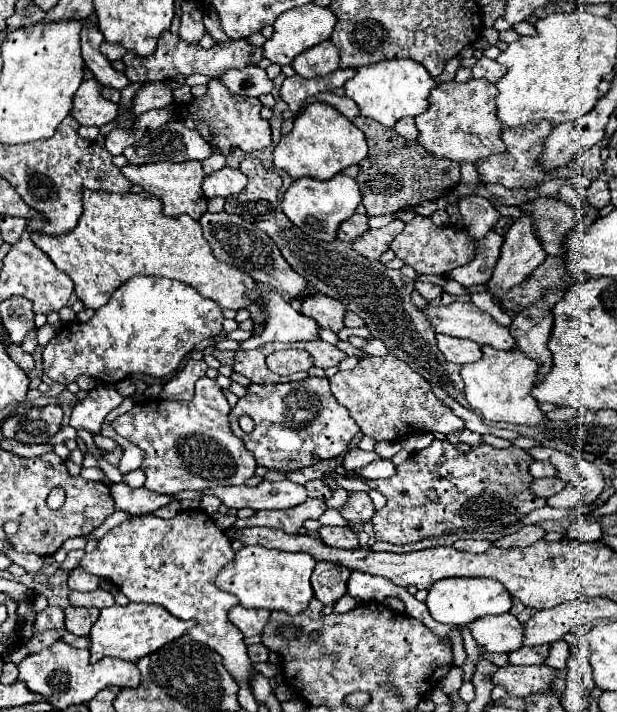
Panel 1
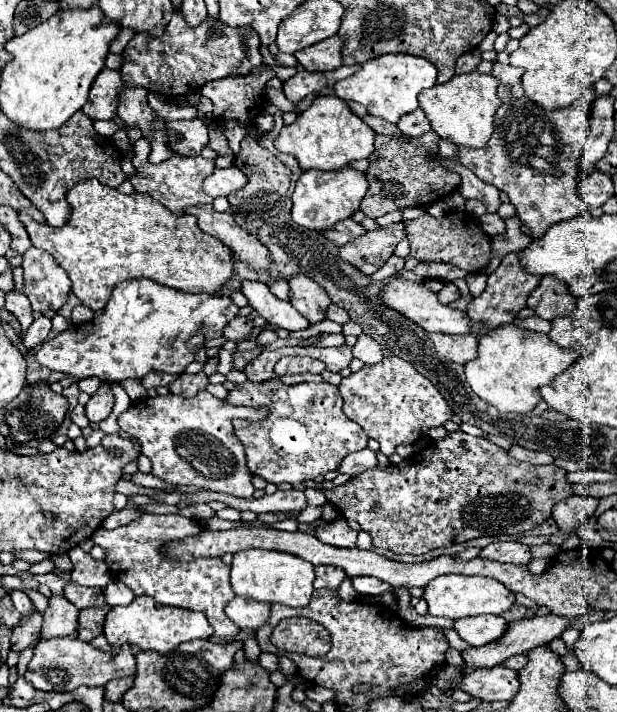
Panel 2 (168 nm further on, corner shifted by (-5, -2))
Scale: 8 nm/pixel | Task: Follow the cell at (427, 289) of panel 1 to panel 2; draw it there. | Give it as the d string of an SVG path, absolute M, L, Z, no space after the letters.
M446 282L446 284L444 284L444 288L438 292L438 300L440 300L440 302L444 302L444 304L454 302L456 298L460 298L460 292L458 292L458 288L456 288L452 282Z

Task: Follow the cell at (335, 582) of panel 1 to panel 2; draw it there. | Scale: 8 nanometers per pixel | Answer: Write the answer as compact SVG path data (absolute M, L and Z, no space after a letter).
M316 566L316 580L314 580L314 588L328 588L328 590L338 590L340 584L344 582L346 572L334 566Z

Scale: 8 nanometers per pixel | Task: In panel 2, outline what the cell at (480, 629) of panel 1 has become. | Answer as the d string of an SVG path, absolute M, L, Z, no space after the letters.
M502 616L460 618L460 622L454 622L454 630L470 646L486 646L492 642L498 642L506 634L508 620Z

